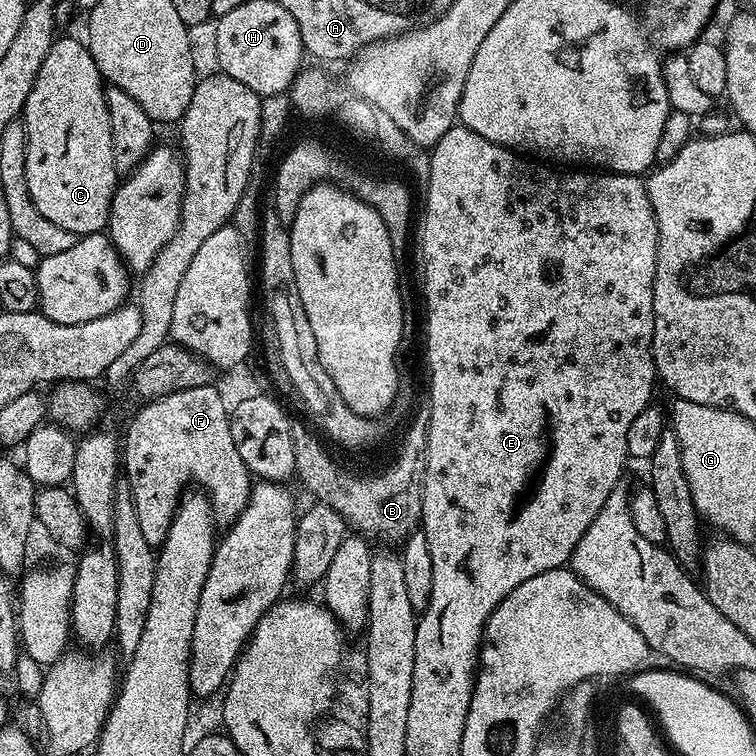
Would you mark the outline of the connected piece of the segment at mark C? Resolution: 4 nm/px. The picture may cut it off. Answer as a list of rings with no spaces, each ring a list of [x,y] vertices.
[[[64,36],[61,40],[59,37],[52,41],[46,59],[42,62],[42,70],[38,70],[38,78],[34,78],[30,98],[26,98],[22,113],[26,138],[28,139],[28,145],[26,146],[26,186],[30,186],[30,198],[34,198],[34,206],[38,206],[38,211],[46,218],[50,218],[50,222],[62,226],[62,230],[70,230],[77,238],[89,236],[95,232],[104,232],[107,229],[108,212],[112,208],[112,196],[116,193],[118,183],[118,173],[114,166],[114,146],[110,142],[110,114],[106,110],[105,87],[106,81],[100,75],[87,43],[83,39],[75,40],[72,36]]]

